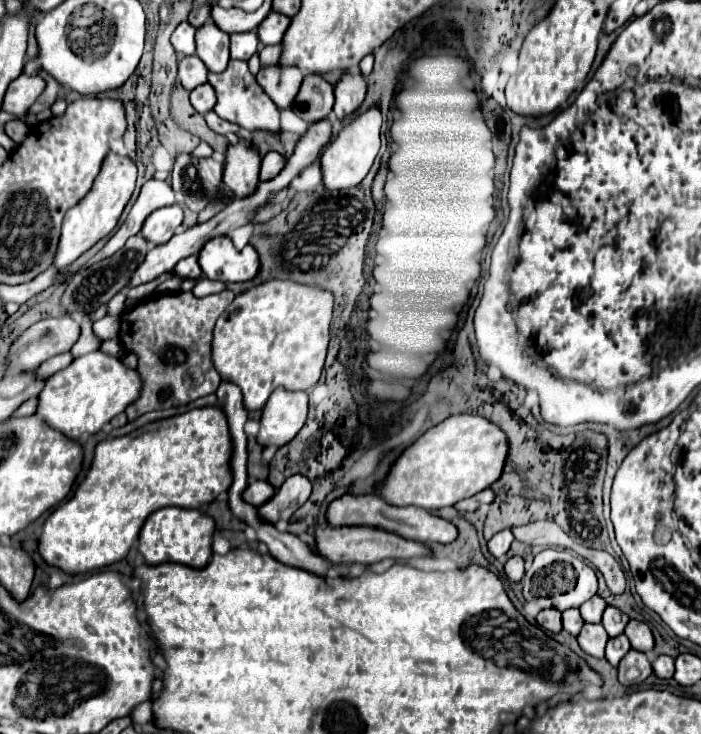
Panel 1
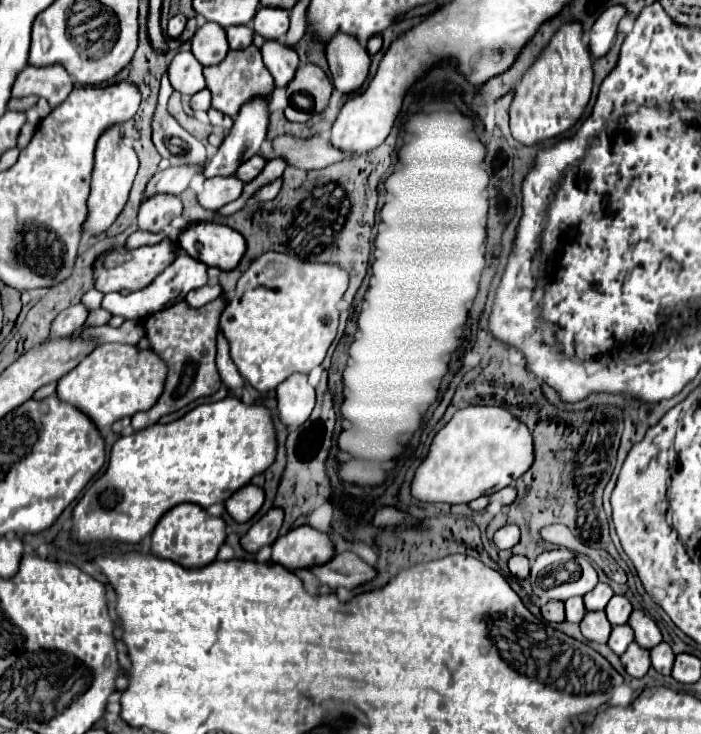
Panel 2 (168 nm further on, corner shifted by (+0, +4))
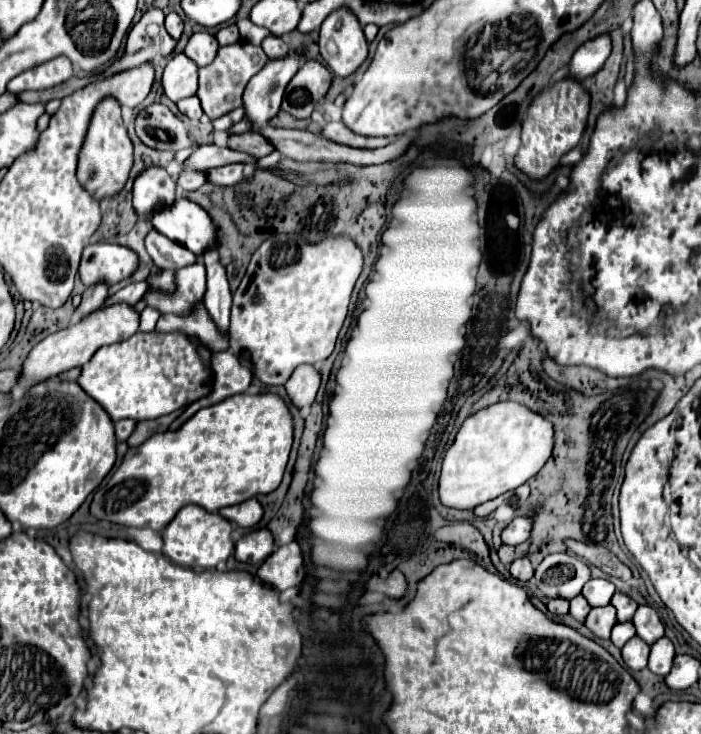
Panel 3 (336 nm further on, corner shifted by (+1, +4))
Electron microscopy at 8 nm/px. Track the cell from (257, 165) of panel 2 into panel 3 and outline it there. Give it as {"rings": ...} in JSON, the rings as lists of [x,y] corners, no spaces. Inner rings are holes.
{"rings":[[[229,164],[229,166],[219,166],[219,168],[209,168],[205,170],[207,182],[211,184],[221,184],[221,186],[231,186],[237,184],[239,178],[243,178],[243,164]]]}

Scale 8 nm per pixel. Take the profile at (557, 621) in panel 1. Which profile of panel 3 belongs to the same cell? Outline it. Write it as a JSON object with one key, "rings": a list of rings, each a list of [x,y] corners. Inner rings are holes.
{"rings":[[[563,598],[549,600],[547,608],[549,608],[551,614],[567,614],[569,612],[569,600],[563,600]]]}

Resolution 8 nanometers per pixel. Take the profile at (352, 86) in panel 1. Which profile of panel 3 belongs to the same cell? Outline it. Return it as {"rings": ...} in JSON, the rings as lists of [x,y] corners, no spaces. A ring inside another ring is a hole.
{"rings":[[[337,8],[321,24],[319,48],[337,76],[353,74],[367,58],[367,40],[359,18],[349,8]]]}

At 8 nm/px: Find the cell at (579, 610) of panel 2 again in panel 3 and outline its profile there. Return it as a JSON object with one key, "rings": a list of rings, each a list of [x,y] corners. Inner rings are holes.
{"rings":[[[581,594],[571,600],[571,610],[569,610],[569,614],[571,614],[573,618],[577,618],[579,622],[585,622],[589,610],[591,610],[591,606],[587,604],[587,600],[585,600]]]}

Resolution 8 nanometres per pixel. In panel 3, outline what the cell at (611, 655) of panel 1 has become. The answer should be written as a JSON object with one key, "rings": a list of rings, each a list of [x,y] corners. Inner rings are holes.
{"rings":[[[621,622],[621,624],[615,624],[613,626],[613,632],[611,632],[611,642],[617,646],[617,648],[623,648],[627,640],[631,640],[635,636],[635,626],[633,622]]]}

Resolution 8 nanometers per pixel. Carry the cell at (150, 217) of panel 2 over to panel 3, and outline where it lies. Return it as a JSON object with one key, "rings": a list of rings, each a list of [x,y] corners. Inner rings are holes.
{"rings":[[[149,166],[139,172],[133,182],[133,208],[139,216],[149,218],[151,212],[175,202],[175,180],[161,166]]]}

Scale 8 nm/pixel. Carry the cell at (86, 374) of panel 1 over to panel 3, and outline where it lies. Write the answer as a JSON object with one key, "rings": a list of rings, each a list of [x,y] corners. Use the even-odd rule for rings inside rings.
{"rings":[[[181,330],[177,332],[137,332],[135,336],[117,342],[117,344],[109,344],[99,348],[93,358],[83,366],[83,372],[79,376],[79,386],[83,386],[83,390],[95,398],[111,416],[113,422],[123,420],[123,418],[131,418],[135,422],[141,420],[155,420],[157,416],[167,416],[179,408],[185,408],[205,396],[209,396],[213,392],[213,370],[207,370],[209,366],[205,364],[205,360],[199,356],[197,346],[189,340],[189,336]]]}

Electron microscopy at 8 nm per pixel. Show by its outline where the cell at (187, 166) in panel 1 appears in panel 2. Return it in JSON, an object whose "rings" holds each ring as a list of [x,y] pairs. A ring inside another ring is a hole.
{"rings":[[[164,74],[158,98],[158,112],[152,120],[152,140],[160,156],[168,158],[172,166],[200,166],[200,172],[204,172],[210,160],[208,150],[166,112],[166,102],[172,90],[174,88],[168,80],[168,74]]]}

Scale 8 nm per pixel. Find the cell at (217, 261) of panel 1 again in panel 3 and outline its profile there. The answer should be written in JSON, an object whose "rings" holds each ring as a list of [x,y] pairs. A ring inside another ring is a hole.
{"rings":[[[187,198],[175,200],[169,208],[155,212],[149,220],[157,232],[185,246],[197,256],[217,244],[217,226],[201,206]]]}

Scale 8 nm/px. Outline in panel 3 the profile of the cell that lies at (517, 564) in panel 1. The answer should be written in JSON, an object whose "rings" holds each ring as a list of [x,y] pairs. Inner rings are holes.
{"rings":[[[517,558],[517,560],[511,564],[509,572],[511,572],[511,576],[513,576],[515,580],[519,580],[519,582],[527,582],[527,580],[533,578],[533,566],[531,566],[529,558]]]}

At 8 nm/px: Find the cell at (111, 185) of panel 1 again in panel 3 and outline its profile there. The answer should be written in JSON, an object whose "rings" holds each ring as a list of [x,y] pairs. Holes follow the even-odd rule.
{"rings":[[[103,98],[93,110],[83,146],[79,150],[77,178],[93,196],[97,196],[97,200],[103,200],[105,196],[119,194],[119,188],[123,188],[123,184],[127,182],[131,164],[133,164],[133,144],[121,120],[121,106],[115,98]]]}

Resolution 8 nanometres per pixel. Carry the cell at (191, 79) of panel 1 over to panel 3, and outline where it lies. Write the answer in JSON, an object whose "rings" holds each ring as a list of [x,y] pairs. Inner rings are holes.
{"rings":[[[177,54],[165,66],[161,84],[163,84],[165,96],[169,100],[173,100],[173,102],[179,102],[183,98],[195,96],[195,88],[197,88],[197,64],[191,62],[185,54]]]}

